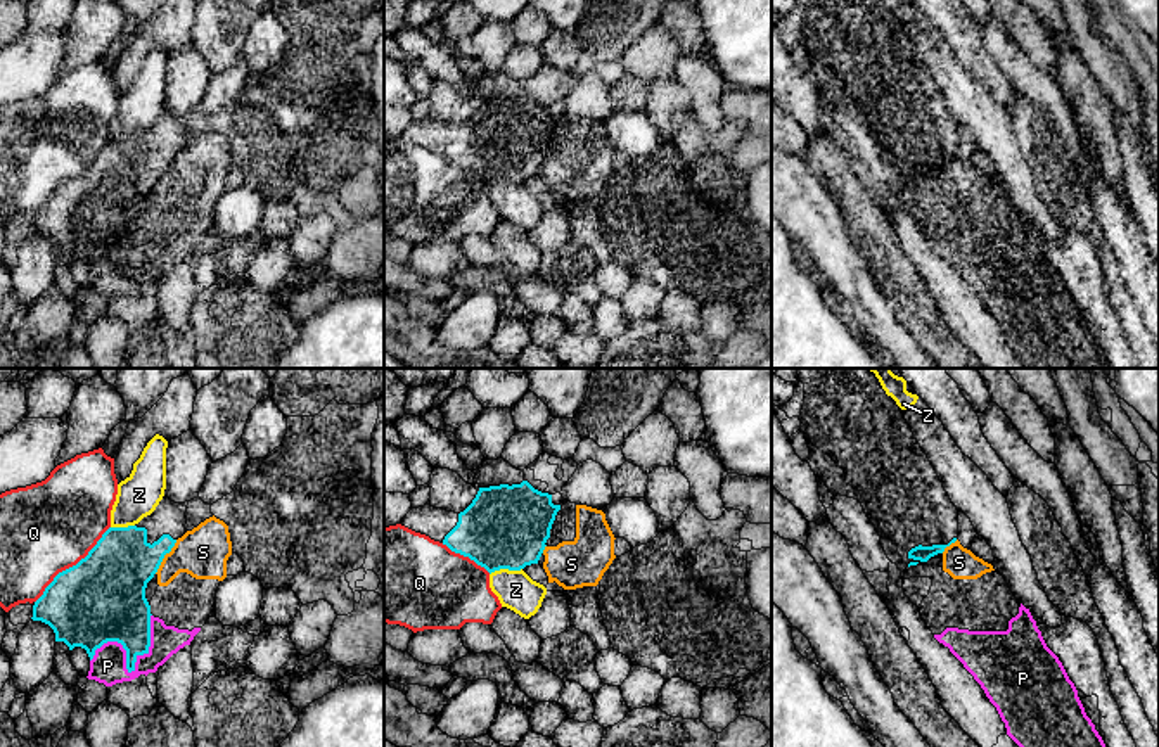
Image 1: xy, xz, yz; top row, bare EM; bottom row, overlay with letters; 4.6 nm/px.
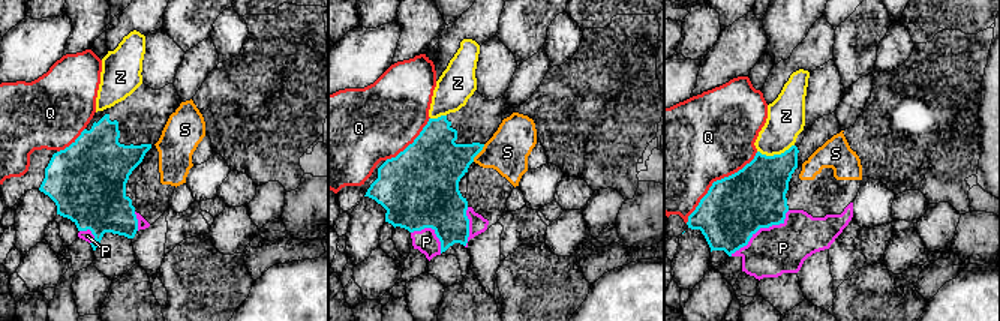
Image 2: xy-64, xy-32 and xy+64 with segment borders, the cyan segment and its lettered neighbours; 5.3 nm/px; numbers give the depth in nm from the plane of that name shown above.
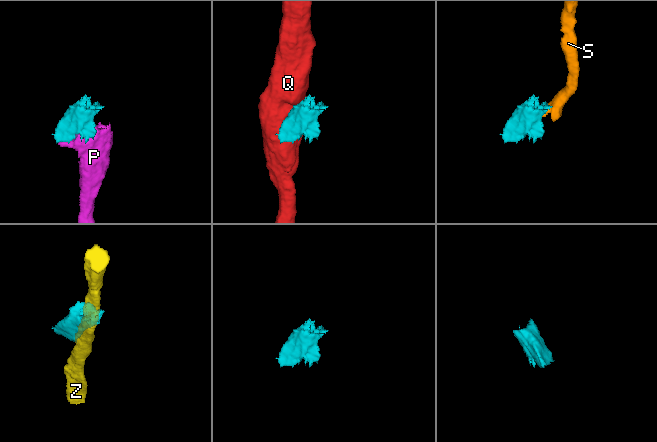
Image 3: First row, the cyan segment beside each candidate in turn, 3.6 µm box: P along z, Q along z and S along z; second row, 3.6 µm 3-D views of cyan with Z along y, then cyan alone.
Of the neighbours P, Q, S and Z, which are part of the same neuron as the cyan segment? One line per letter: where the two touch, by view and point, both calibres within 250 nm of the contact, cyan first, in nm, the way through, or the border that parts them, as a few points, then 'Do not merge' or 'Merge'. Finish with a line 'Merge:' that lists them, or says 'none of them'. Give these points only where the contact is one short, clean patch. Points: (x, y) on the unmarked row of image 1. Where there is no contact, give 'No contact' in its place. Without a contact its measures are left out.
P: Touches cyan at xy (128, 282). Thickness 240 nm (cyan) against 160 nm. Do not merge
Q: Touches cyan at xy (73, 178). Thickness 400 nm (cyan) against 420 nm. Do not merge
S: Touches cyan at xy (163, 170). Thickness 320 nm (cyan) against 240 nm. Boundary: xy (177, 153), (154, 185). Do not merge
Z: Touches cyan at xz (505, 180). Thickness 380 nm (cyan) against 180 nm. Do not merge
Merge: none of them

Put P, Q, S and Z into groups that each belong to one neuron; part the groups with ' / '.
P S / Q / Z

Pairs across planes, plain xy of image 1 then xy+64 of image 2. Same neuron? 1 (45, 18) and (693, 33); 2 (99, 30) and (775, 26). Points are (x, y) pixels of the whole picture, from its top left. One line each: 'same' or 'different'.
1: same
2: different

